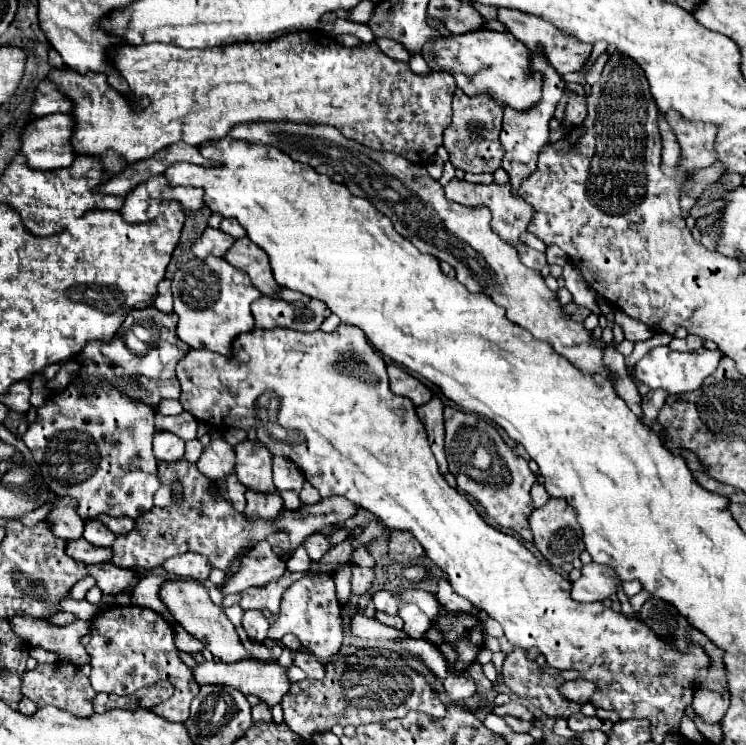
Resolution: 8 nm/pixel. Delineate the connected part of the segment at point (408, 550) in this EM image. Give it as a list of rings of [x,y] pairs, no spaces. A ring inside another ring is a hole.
[[[393,532],[389,538],[389,560],[393,562],[415,562],[423,554],[423,548],[409,532]]]

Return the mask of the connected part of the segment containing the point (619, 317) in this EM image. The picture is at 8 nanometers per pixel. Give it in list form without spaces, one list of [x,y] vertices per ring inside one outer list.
[[[617,310],[617,314],[615,314],[615,324],[619,324],[619,326],[623,328],[625,338],[627,338],[627,340],[631,340],[631,342],[649,340],[649,338],[653,336],[653,332],[651,332],[651,328],[649,328],[649,326],[645,326],[643,322],[639,322],[639,320],[635,320],[635,318],[627,316],[627,314],[625,314],[625,312],[621,312],[621,310]]]

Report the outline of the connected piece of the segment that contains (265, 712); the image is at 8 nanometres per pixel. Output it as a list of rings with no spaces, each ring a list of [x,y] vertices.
[[[261,702],[259,706],[253,706],[251,716],[253,716],[253,722],[273,722],[271,712],[269,712],[269,706],[265,702]]]

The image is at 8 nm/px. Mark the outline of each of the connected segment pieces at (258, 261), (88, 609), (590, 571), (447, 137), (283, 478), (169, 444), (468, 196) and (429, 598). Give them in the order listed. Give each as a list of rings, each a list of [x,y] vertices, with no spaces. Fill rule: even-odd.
[[[247,236],[235,240],[231,250],[225,252],[223,258],[229,264],[233,264],[239,270],[243,270],[251,278],[253,286],[257,290],[261,290],[261,294],[267,296],[267,294],[273,294],[275,290],[279,290],[279,286],[273,280],[273,274],[269,270],[267,254],[259,246],[255,246]]]
[[[65,598],[65,602],[61,602],[59,606],[61,612],[71,612],[81,620],[89,620],[89,616],[93,616],[97,612],[97,606],[89,604],[87,600],[73,600],[73,598]]]
[[[595,562],[583,566],[581,578],[573,582],[571,598],[577,602],[601,602],[617,592],[621,578],[609,570],[609,566],[599,566]]]
[[[463,90],[455,92],[453,98],[453,120],[445,128],[443,134],[443,146],[449,152],[449,160],[455,168],[461,168],[465,172],[495,172],[501,166],[503,160],[503,146],[499,144],[499,132],[501,132],[501,114],[503,108],[495,104],[489,96],[475,96],[469,98]]]
[[[273,458],[273,480],[279,492],[283,490],[295,490],[301,492],[303,488],[303,472],[287,458]]]
[[[161,430],[153,438],[153,454],[161,462],[175,462],[175,460],[183,458],[185,442],[179,436],[175,436],[167,430]]]
[[[453,178],[447,186],[445,186],[445,194],[449,200],[453,202],[459,202],[459,204],[465,204],[465,206],[487,206],[492,213],[491,228],[492,230],[505,242],[509,242],[511,246],[517,248],[519,252],[519,258],[525,266],[529,268],[535,268],[535,270],[541,270],[547,260],[545,260],[545,254],[543,252],[537,252],[533,248],[529,248],[523,240],[521,240],[521,234],[527,230],[527,224],[531,222],[535,210],[533,206],[529,206],[525,200],[513,196],[511,192],[511,186],[509,184],[473,184],[473,182],[467,182],[467,180],[457,180]]]
[[[411,588],[407,592],[401,592],[399,598],[401,598],[401,602],[417,604],[429,616],[429,620],[435,620],[437,614],[439,614],[439,602],[437,602],[437,598],[433,594],[429,594],[429,592],[425,592],[425,590]]]

